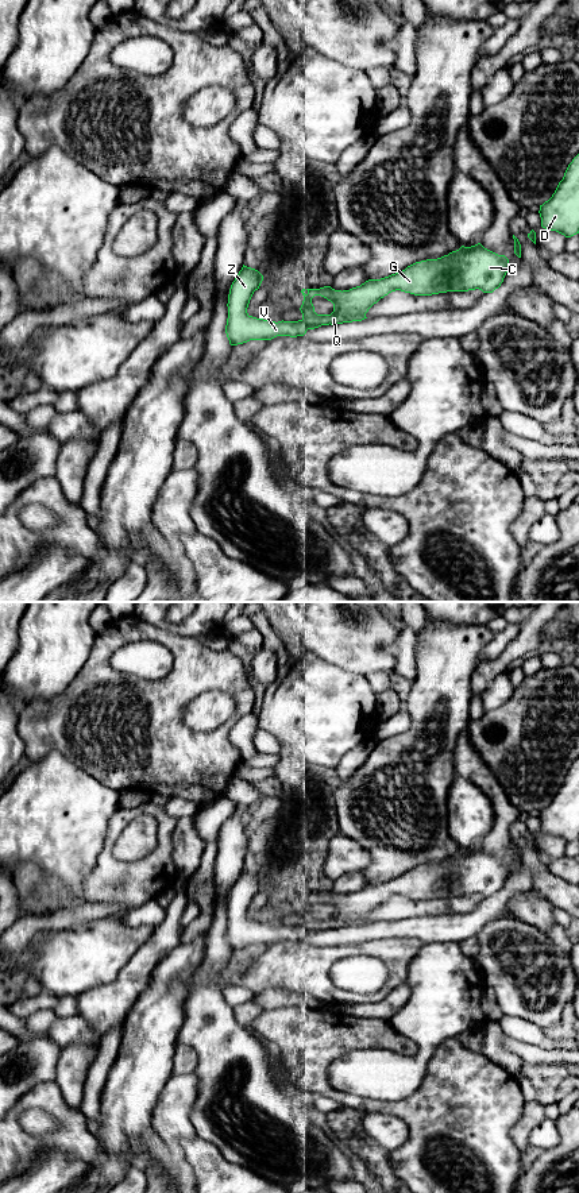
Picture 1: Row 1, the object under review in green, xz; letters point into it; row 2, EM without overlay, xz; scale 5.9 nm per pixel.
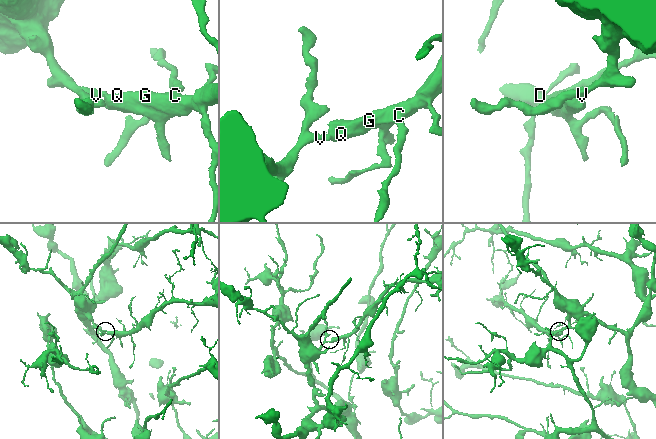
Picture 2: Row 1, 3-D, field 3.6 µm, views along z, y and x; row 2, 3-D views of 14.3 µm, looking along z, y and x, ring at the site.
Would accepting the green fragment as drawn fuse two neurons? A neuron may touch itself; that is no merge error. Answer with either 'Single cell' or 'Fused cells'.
Fused cells

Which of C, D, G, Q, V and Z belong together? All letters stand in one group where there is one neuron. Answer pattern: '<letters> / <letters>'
C D G Q / V Z

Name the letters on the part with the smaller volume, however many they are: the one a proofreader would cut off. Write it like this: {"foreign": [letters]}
{"foreign": ["C", "D", "G", "Q"]}

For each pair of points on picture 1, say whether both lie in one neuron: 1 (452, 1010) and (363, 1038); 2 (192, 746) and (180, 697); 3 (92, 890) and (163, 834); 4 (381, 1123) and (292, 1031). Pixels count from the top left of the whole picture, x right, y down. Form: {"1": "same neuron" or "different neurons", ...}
{"1": "different neurons", "2": "same neuron", "3": "same neuron", "4": "different neurons"}

